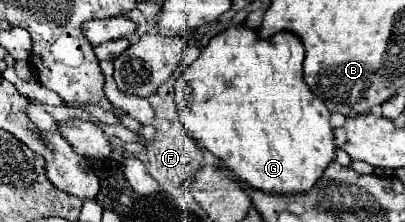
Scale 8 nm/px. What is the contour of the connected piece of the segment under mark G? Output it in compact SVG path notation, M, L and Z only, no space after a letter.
M245 25L229 27L209 41L201 55L175 83L175 103L179 107L185 135L221 159L219 169L231 171L237 181L251 189L279 195L307 193L335 161L329 109L325 109L323 101L305 85L303 57L303 43L293 33L277 33L259 41L257 33Z

